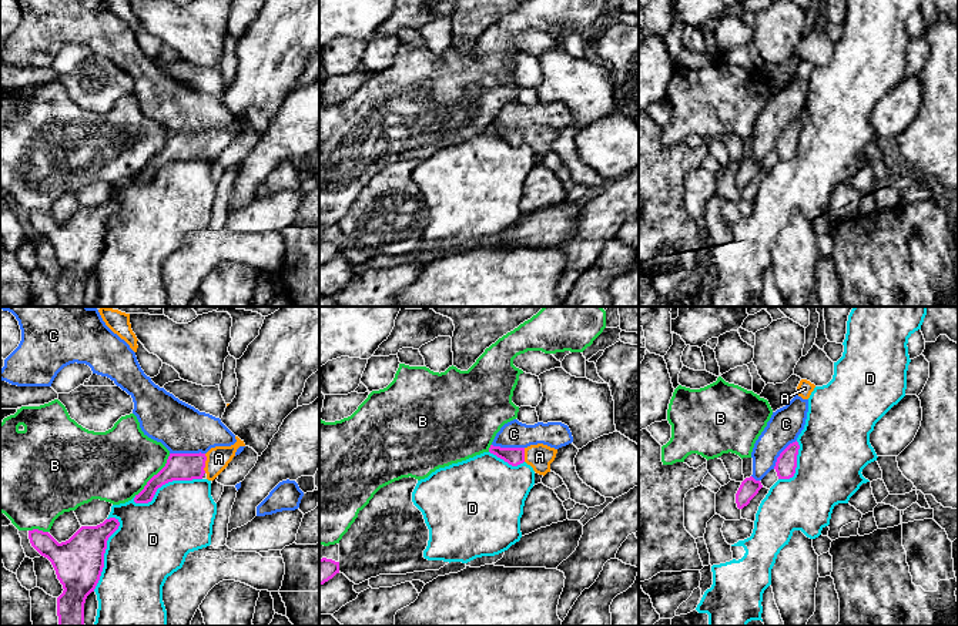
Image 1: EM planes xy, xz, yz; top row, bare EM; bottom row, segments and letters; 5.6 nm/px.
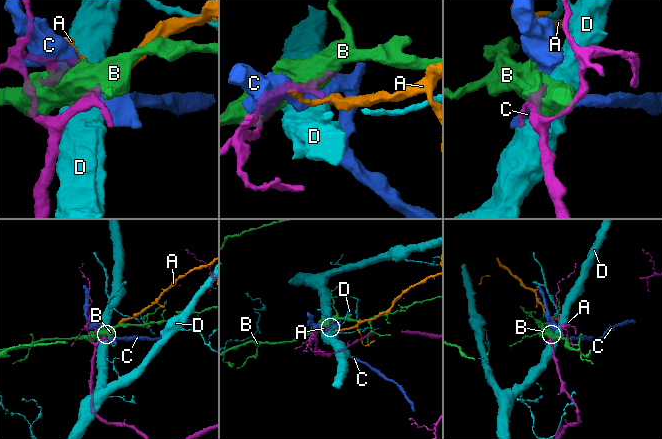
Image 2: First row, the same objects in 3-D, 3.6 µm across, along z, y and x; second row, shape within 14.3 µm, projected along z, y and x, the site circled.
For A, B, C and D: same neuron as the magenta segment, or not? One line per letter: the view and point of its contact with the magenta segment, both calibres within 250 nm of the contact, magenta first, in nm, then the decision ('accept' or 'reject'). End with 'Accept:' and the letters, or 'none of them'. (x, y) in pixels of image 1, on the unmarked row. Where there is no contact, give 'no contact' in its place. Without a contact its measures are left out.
A: xy (204, 144) | 160/130 nm | accept
B: xy (154, 156) | 160/400 nm | reject
C: xy (187, 134) | 160/280 nm | reject
D: xy (104, 233) | 280/400 nm | reject
Accept: A

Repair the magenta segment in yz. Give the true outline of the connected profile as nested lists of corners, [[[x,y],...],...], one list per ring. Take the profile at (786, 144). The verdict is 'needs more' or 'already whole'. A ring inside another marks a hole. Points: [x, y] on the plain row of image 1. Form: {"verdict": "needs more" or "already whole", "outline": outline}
{"verdict": "already whole", "outline": [[[798,123],[790,124],[777,138],[776,143],[776,153],[778,160],[790,160],[795,154],[797,148],[797,135],[798,135],[800,125]]]}

